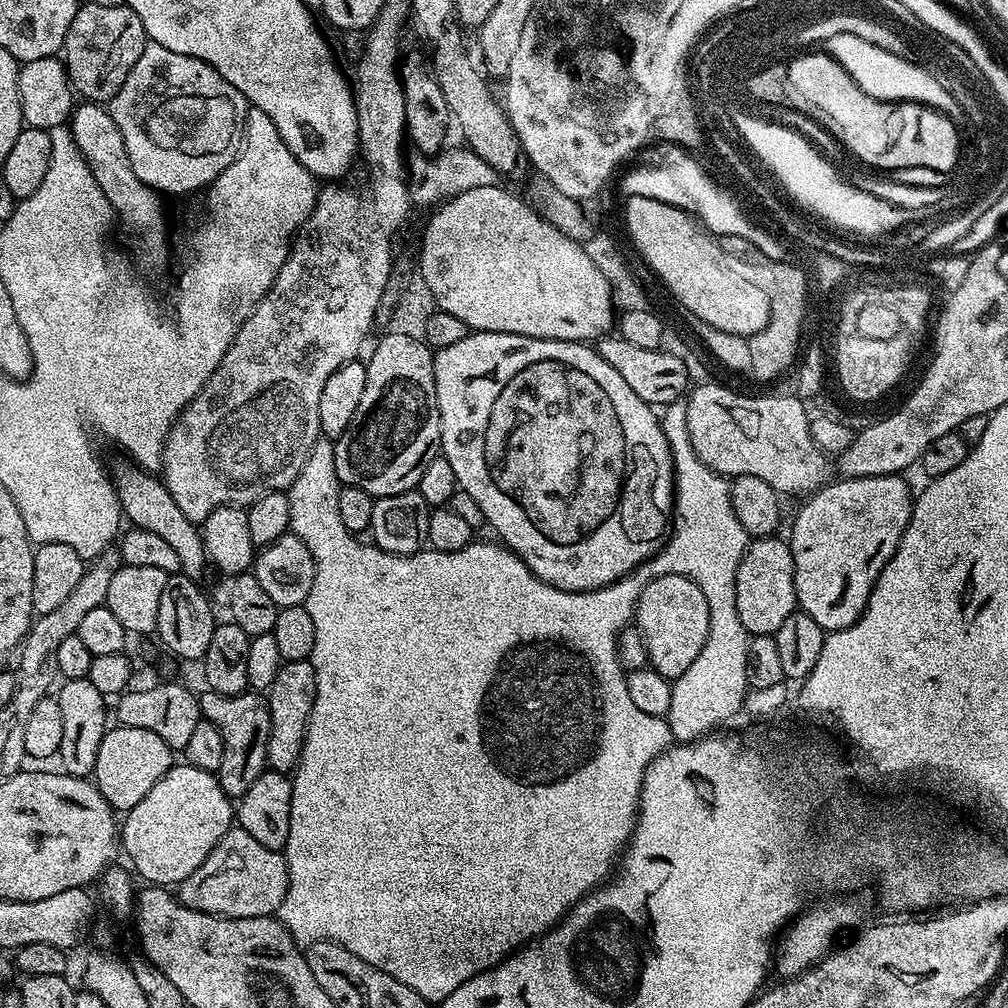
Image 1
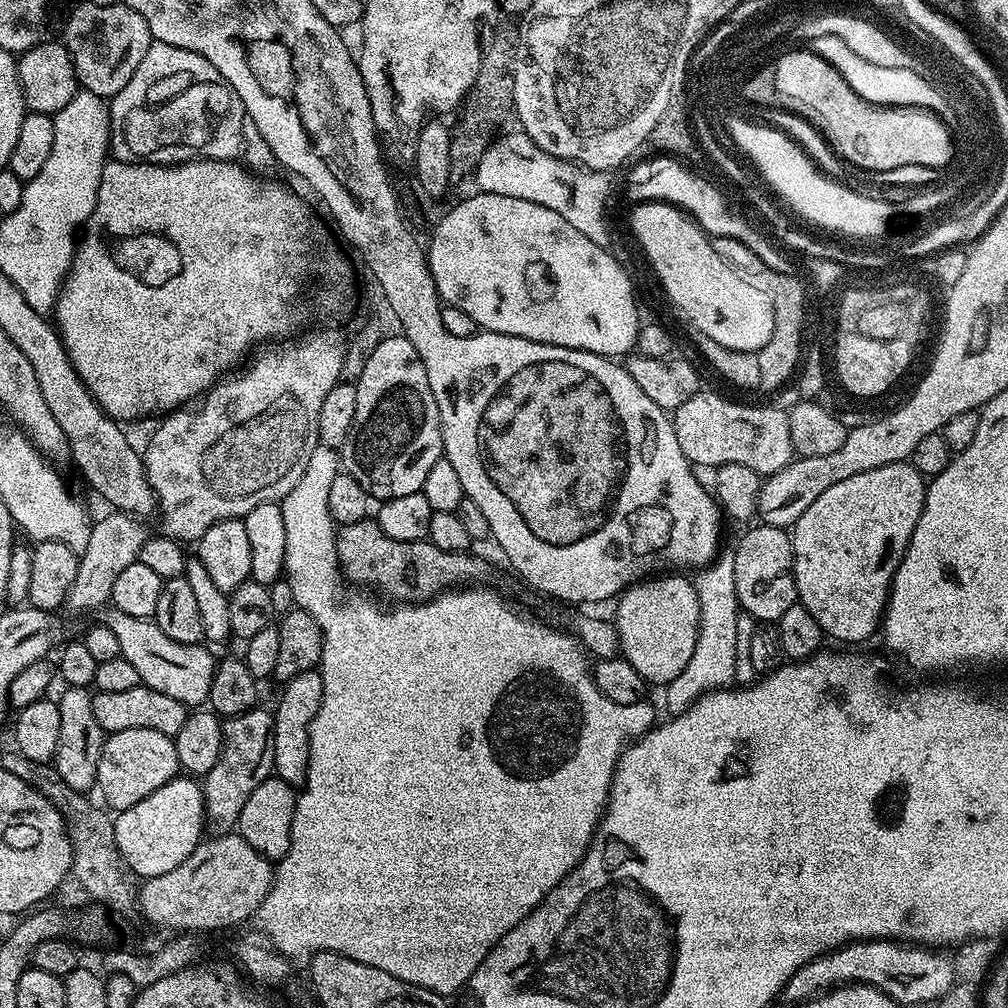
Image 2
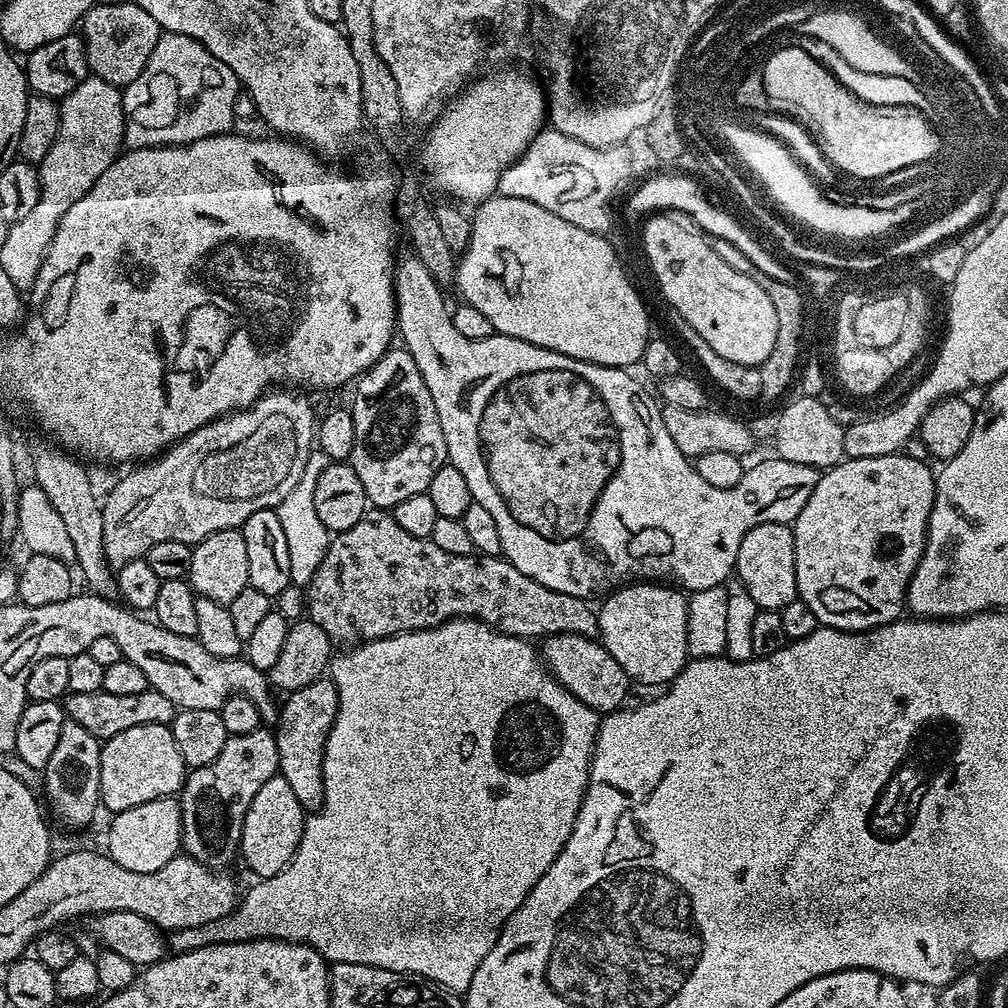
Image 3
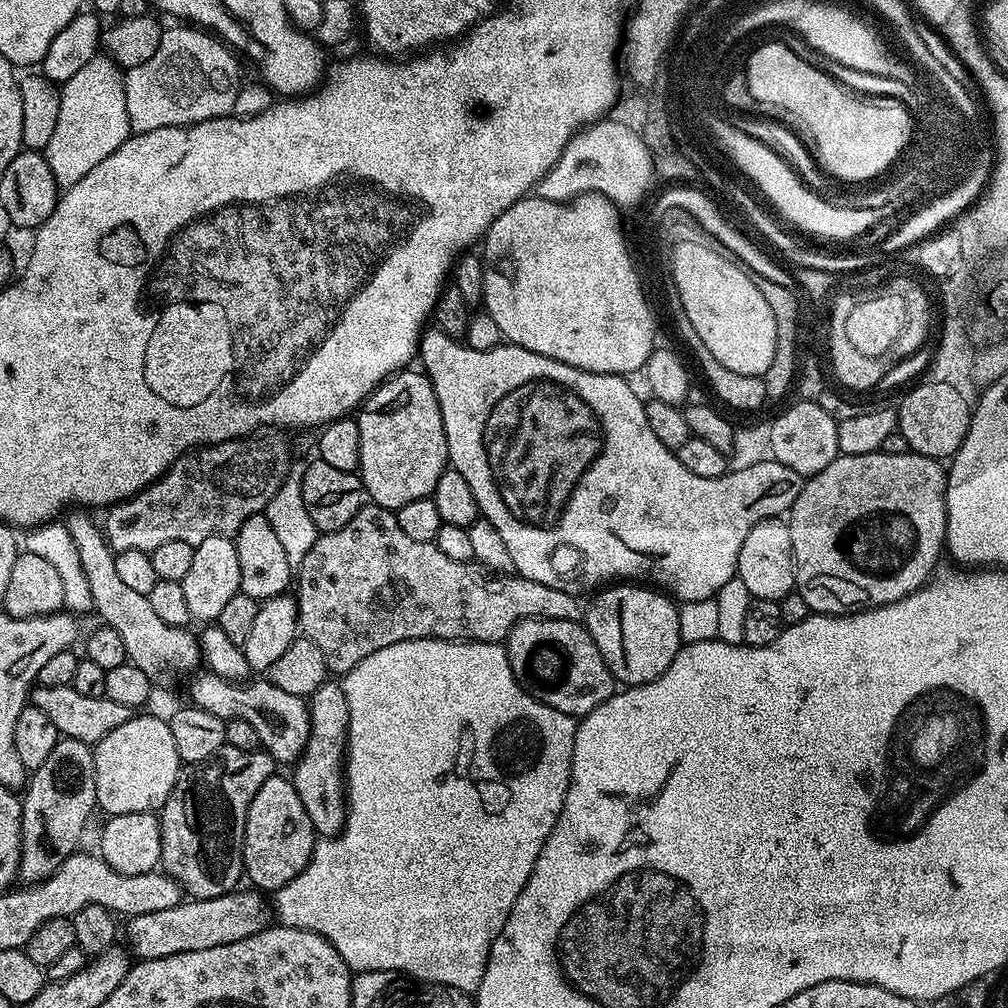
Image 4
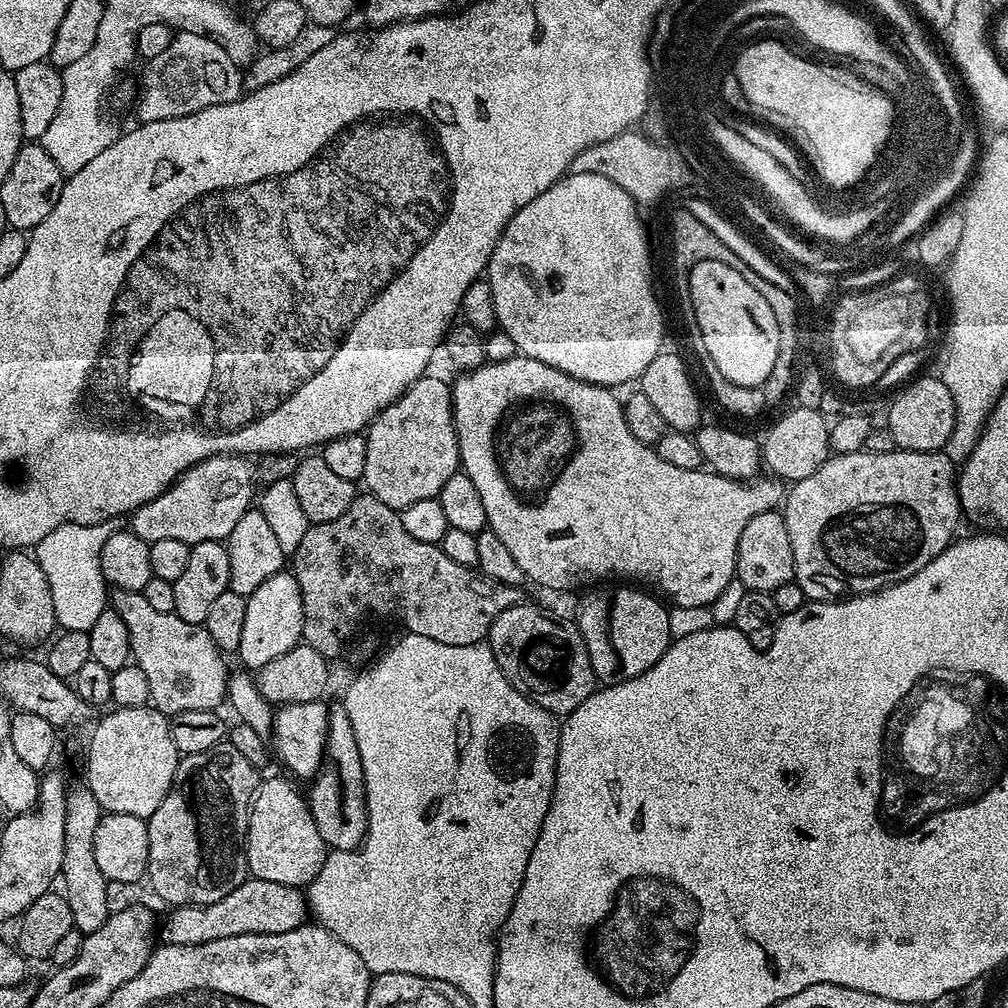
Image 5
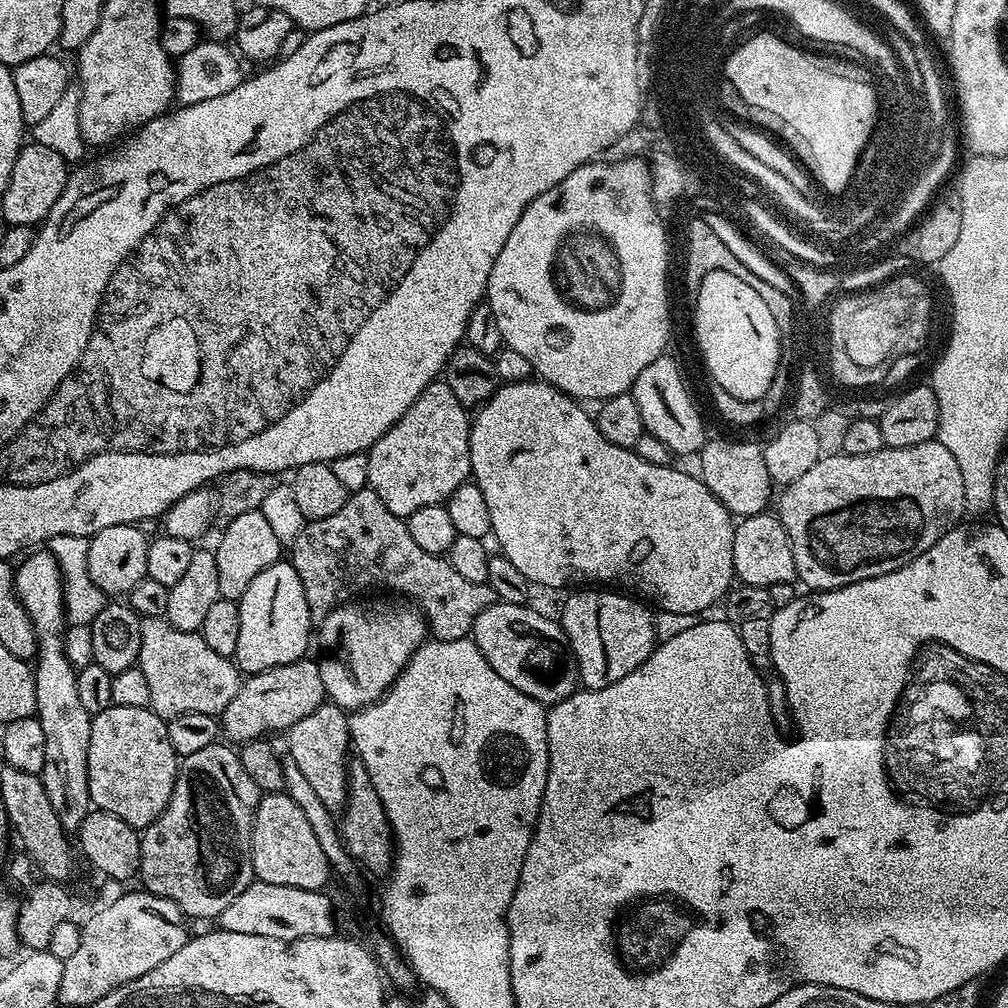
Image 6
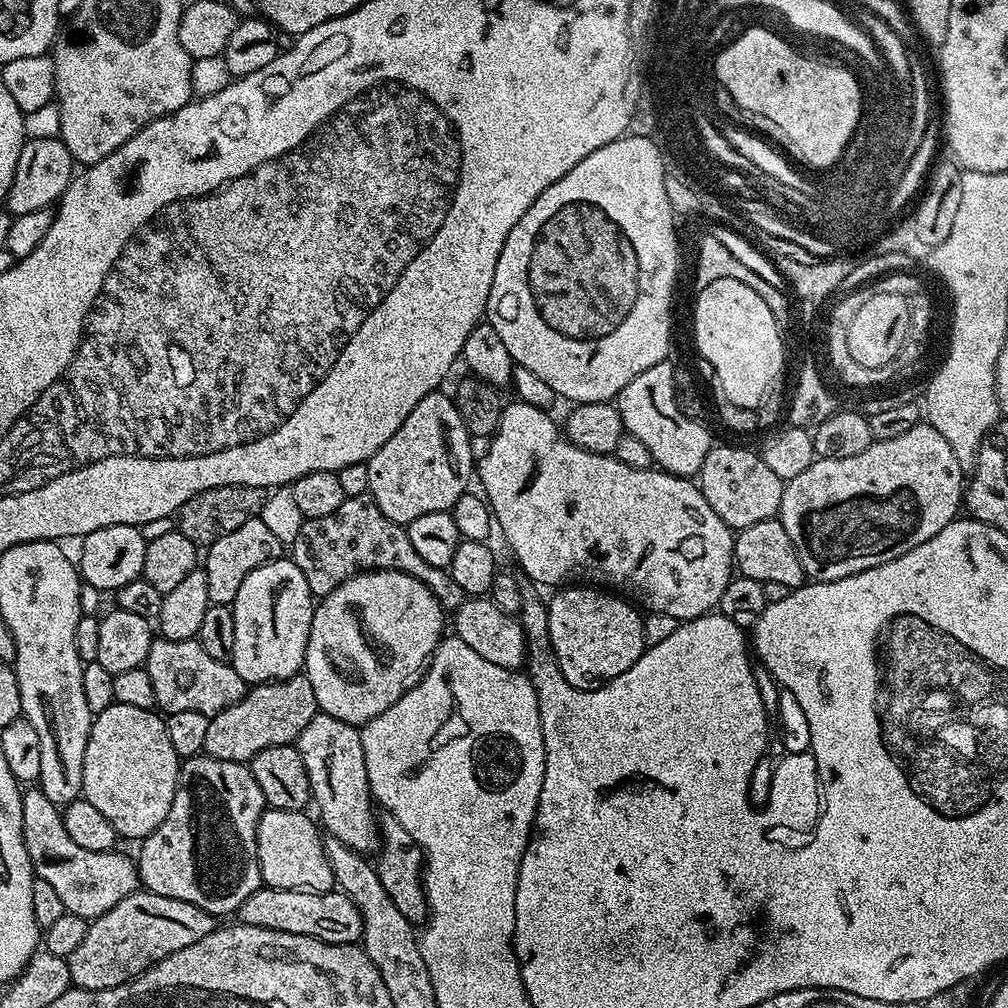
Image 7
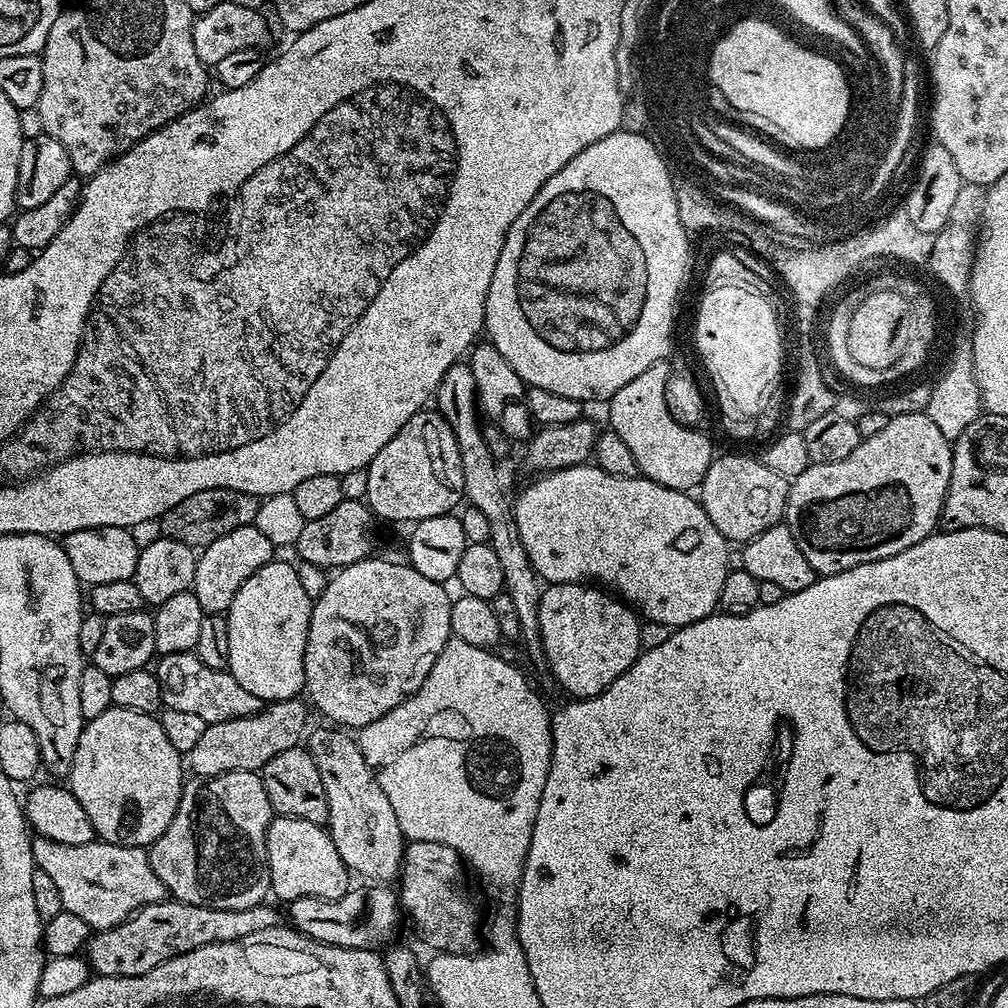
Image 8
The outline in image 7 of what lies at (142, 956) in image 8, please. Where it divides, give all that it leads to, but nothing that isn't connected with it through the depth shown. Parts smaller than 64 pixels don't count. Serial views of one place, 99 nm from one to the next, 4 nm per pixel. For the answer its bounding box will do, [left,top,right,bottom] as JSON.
[67,890,217,990]

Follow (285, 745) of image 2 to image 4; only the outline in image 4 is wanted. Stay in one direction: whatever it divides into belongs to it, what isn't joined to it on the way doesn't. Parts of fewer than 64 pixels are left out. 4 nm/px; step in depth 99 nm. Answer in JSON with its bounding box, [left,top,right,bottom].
[290,682,350,837]

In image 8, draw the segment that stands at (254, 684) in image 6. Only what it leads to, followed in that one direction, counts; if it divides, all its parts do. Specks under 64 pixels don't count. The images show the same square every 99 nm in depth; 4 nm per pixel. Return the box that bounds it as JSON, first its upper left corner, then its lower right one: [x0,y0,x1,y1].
[186,699,309,778]

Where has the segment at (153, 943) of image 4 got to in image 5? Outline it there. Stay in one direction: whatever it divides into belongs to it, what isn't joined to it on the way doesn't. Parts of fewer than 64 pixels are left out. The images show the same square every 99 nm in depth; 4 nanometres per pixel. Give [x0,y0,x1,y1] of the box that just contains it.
[158,878,310,946]

